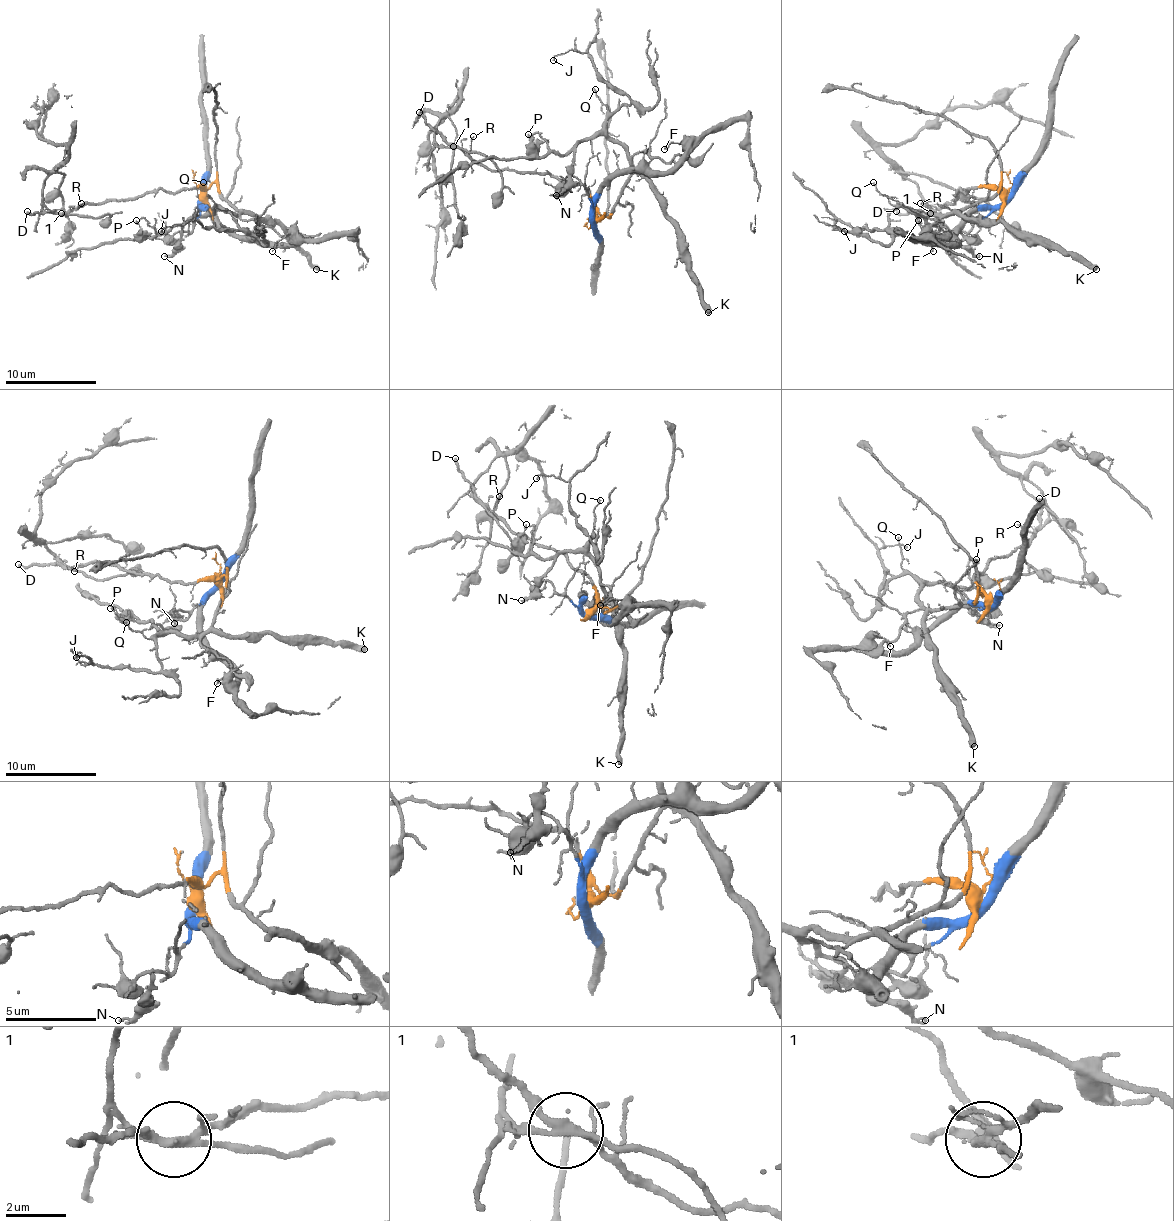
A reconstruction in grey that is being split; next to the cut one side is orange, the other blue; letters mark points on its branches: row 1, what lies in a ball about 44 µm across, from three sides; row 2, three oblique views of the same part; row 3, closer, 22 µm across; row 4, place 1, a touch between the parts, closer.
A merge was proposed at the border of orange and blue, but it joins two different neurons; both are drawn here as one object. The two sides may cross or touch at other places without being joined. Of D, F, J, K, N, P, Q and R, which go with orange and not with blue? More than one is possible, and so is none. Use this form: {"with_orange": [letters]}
{"with_orange": ["D", "J", "K", "N", "P", "Q", "R"]}

